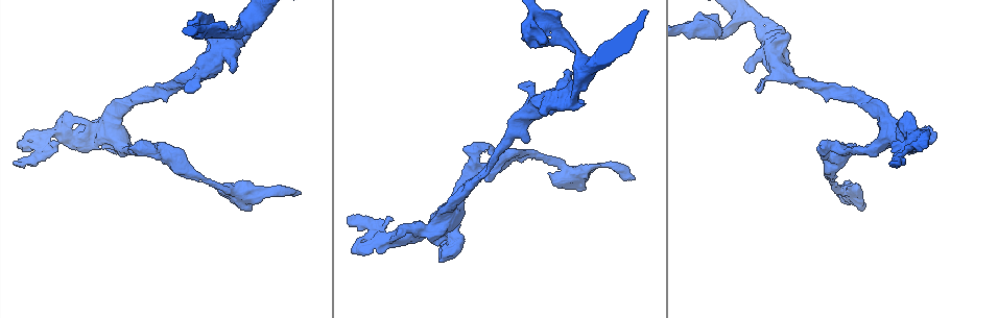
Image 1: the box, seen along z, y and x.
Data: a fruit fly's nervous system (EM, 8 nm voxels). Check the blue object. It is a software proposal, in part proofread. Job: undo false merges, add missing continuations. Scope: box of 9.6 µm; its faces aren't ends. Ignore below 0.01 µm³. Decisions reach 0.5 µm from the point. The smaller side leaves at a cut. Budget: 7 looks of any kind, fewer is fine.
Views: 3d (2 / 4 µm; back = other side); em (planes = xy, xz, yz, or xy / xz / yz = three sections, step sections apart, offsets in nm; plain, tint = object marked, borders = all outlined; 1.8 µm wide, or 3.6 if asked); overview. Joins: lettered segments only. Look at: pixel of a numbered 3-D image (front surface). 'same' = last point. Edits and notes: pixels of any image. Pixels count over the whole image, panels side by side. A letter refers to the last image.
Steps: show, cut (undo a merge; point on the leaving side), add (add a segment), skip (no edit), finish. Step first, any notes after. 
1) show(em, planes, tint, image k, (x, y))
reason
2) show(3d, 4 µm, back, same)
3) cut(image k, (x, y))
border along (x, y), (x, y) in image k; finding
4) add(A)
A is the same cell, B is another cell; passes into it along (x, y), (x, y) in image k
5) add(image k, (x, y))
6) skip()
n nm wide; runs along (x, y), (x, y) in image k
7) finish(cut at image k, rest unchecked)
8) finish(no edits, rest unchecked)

show(em, planes, tint, image 1, (537, 31))
branch point

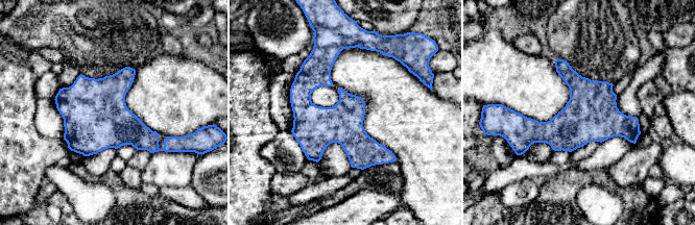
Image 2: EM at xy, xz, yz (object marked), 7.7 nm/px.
show(em, planes, borders, same)

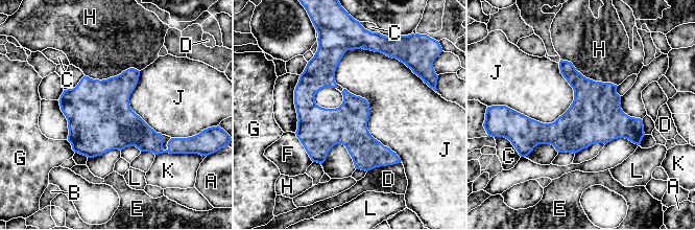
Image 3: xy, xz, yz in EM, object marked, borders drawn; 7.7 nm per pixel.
skip()
300 nm wide; A, B, C, D, E, F, G, H, J, K and L are other cells; runs along (338, 51), (310, 105), (387, 162) in image 3; continuous, no second neuron

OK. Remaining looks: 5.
show(em, xy, step 16, tint, image 1, (573, 97))
sudden change in width

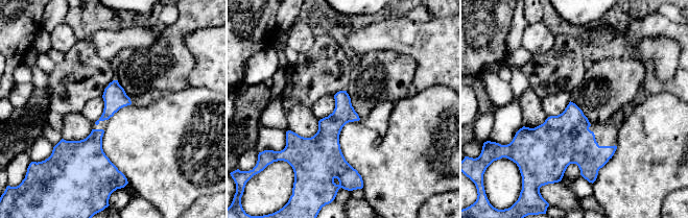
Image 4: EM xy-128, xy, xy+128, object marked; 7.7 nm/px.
show(em, planes, borders, same)
another direction

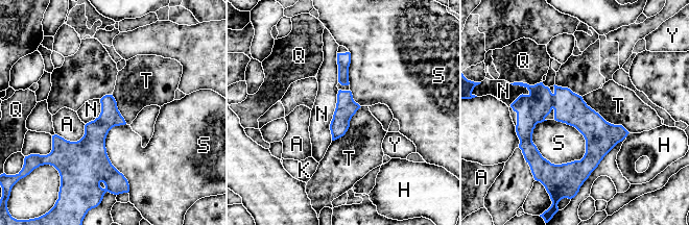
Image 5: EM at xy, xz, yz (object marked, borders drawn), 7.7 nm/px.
skip()
160 nm wide; A, H, K, N, Q, S, T and Y are other cells; runs along (530, 88), (526, 144), (572, 176) in image 5; all the same neuron

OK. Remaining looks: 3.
show(em, xz, step 16, plain, image 1, (567, 170))
three arms meet

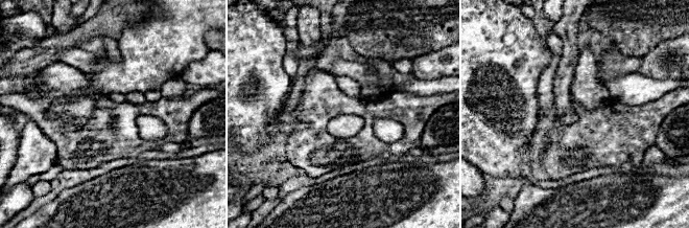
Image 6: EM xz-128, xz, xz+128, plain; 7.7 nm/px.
show(em, xz, step 16, borders, same)

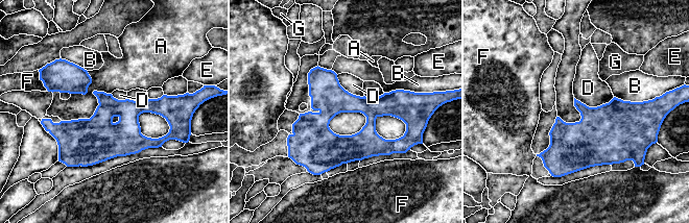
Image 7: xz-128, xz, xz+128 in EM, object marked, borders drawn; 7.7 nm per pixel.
skip()
A, B, D, E, F and G are other cells; border along (614, 97), (596, 106), (574, 98) in image 7; all the same neuron

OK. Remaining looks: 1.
finish(no edits, rest unchecked)

